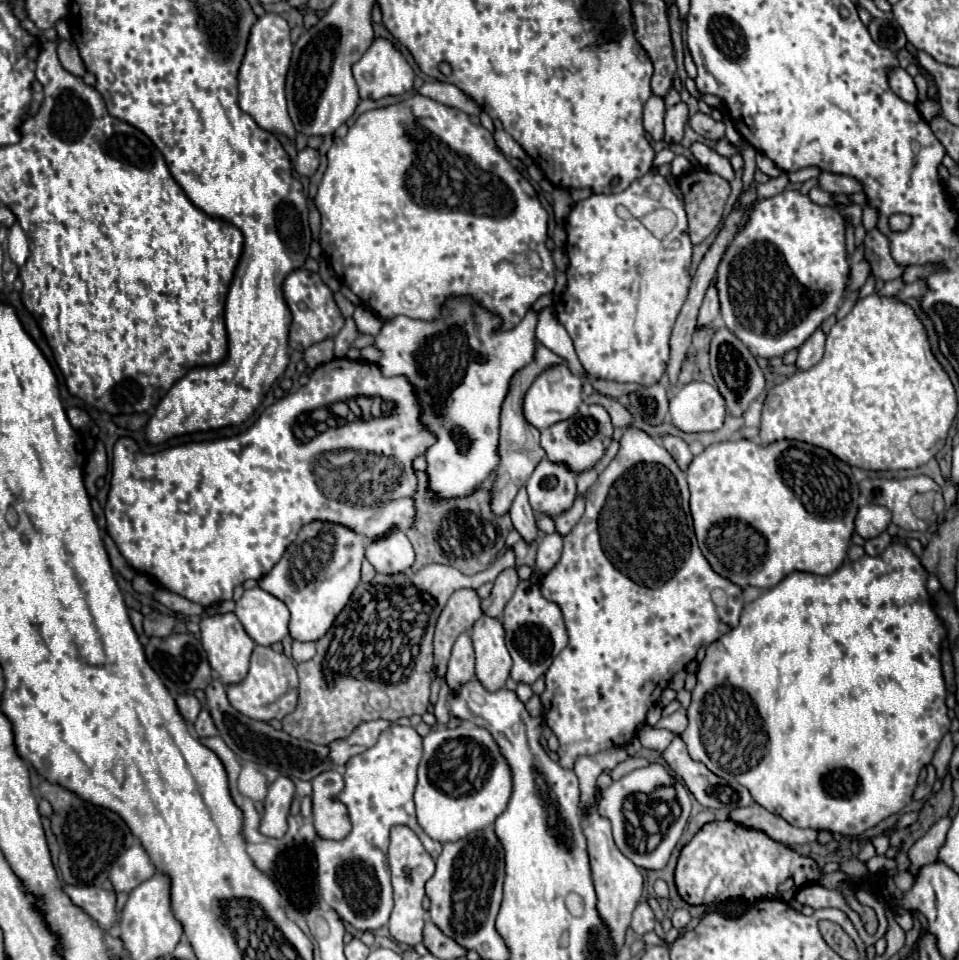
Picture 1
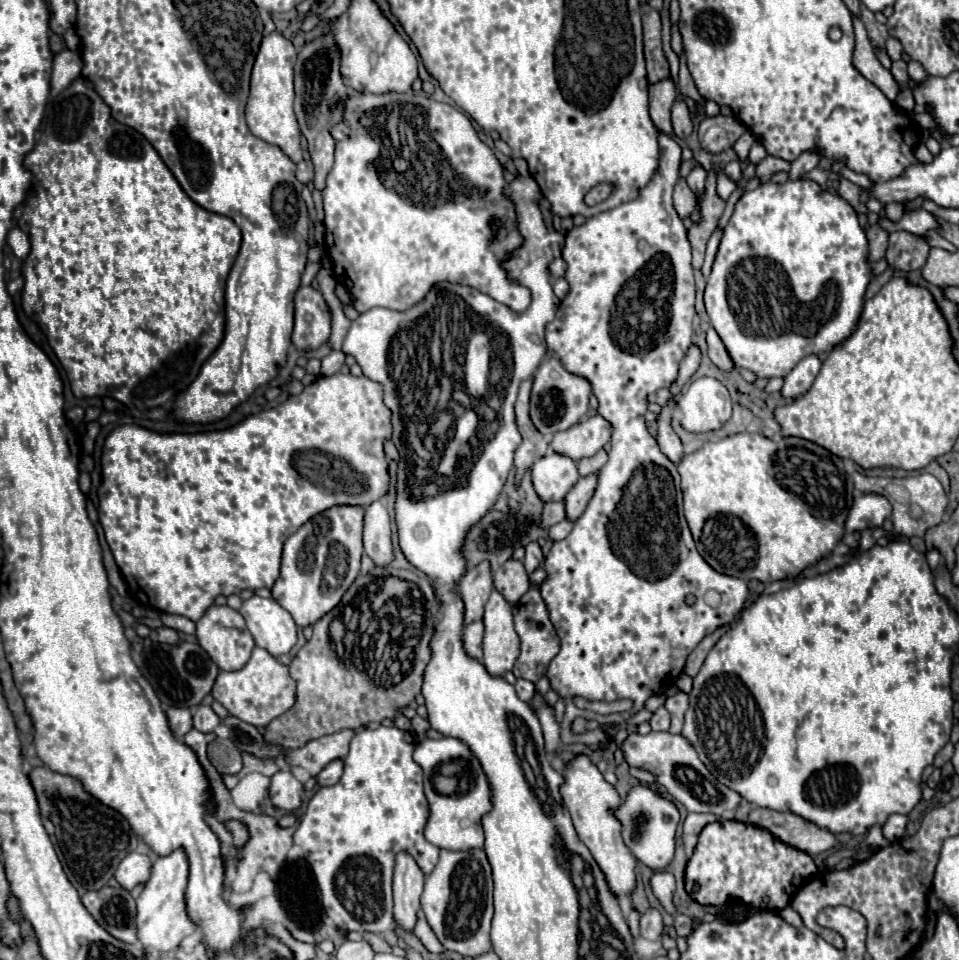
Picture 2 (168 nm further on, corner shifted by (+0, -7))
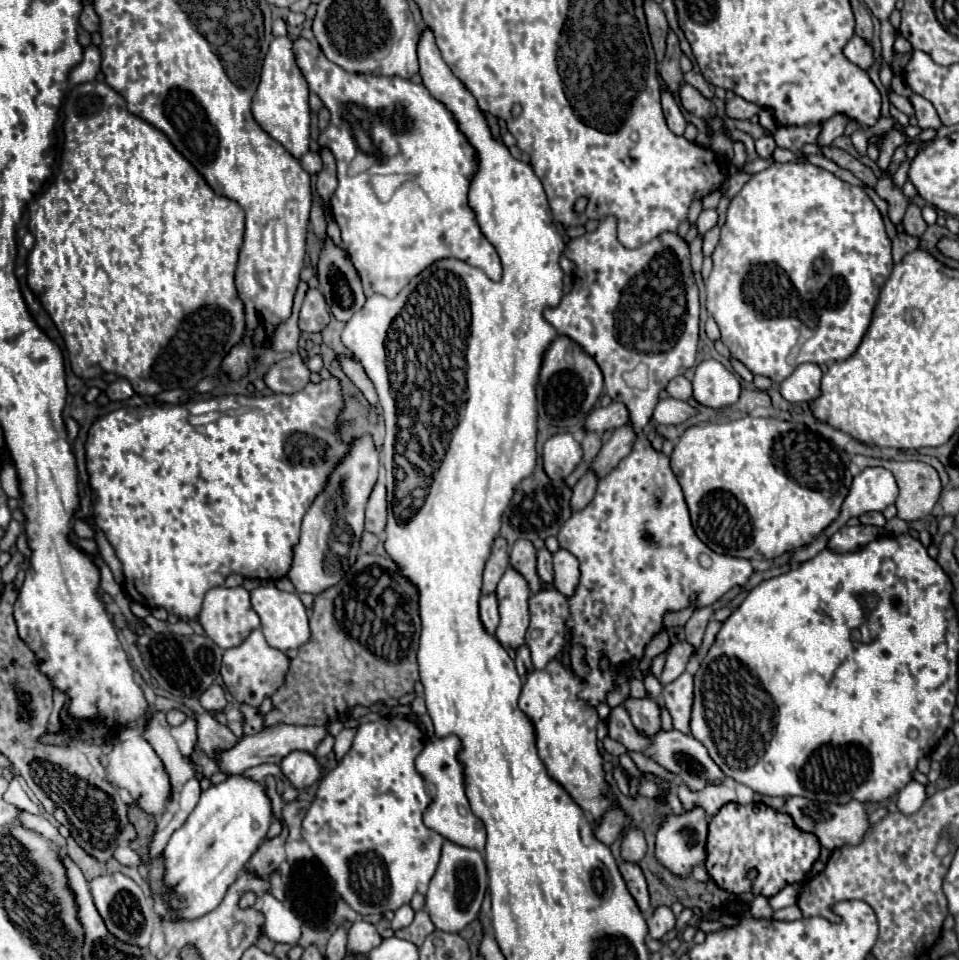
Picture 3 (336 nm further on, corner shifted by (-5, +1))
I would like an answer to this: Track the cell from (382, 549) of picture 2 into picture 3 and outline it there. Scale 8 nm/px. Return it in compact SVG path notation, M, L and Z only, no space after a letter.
M379 480L367 502L365 530L375 536L381 536L385 532L385 526L387 526L387 490L385 490L385 482Z

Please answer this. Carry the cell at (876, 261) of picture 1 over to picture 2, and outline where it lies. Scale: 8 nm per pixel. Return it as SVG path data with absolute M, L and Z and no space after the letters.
M892 232L888 250L886 250L886 260L890 266L896 270L916 270L926 264L930 246L922 236L910 234L910 232Z

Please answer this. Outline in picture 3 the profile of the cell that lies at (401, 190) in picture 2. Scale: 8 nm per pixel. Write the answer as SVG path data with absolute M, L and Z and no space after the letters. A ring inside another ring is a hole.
M305 38L295 40L295 52L297 52L297 64L303 70L303 76L309 84L309 90L315 92L323 104L331 112L331 122L327 130L319 136L319 144L327 146L335 160L337 160L337 178L339 186L333 192L331 206L333 206L333 218L337 220L343 236L343 250L349 254L351 262L355 264L359 278L363 282L365 296L381 294L387 298L395 298L417 274L421 274L425 268L429 268L433 262L443 258L455 258L461 262L467 262L469 266L481 268L491 280L501 280L501 262L495 252L495 248L489 244L489 240L481 234L475 212L471 210L467 202L469 184L475 174L475 148L467 140L467 136L459 130L459 122L451 114L451 110L433 98L429 90L423 84L413 84L405 78L385 78L385 76L369 76L369 74L351 74L339 68L337 64L329 62L321 48ZM361 132L371 138L371 144L379 150L379 164L371 166L364 171L364 166L355 169L353 159L361 158L357 140L361 138ZM375 174L417 174L415 180L405 182L397 190L397 198L391 198L389 202L381 202L371 186L371 176Z

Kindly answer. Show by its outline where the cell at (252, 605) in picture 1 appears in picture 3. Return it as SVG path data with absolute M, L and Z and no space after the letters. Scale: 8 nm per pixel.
M273 584L259 586L251 590L251 606L261 618L261 632L265 634L265 640L271 648L277 650L289 650L289 648L299 648L309 640L309 622L307 622L307 610L301 604L297 594L283 592L275 588Z

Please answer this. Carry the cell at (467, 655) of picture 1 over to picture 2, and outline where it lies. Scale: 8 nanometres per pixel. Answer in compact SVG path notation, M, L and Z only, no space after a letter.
M476 620L464 628L464 648L468 656L482 658L482 638L484 638L484 624Z

